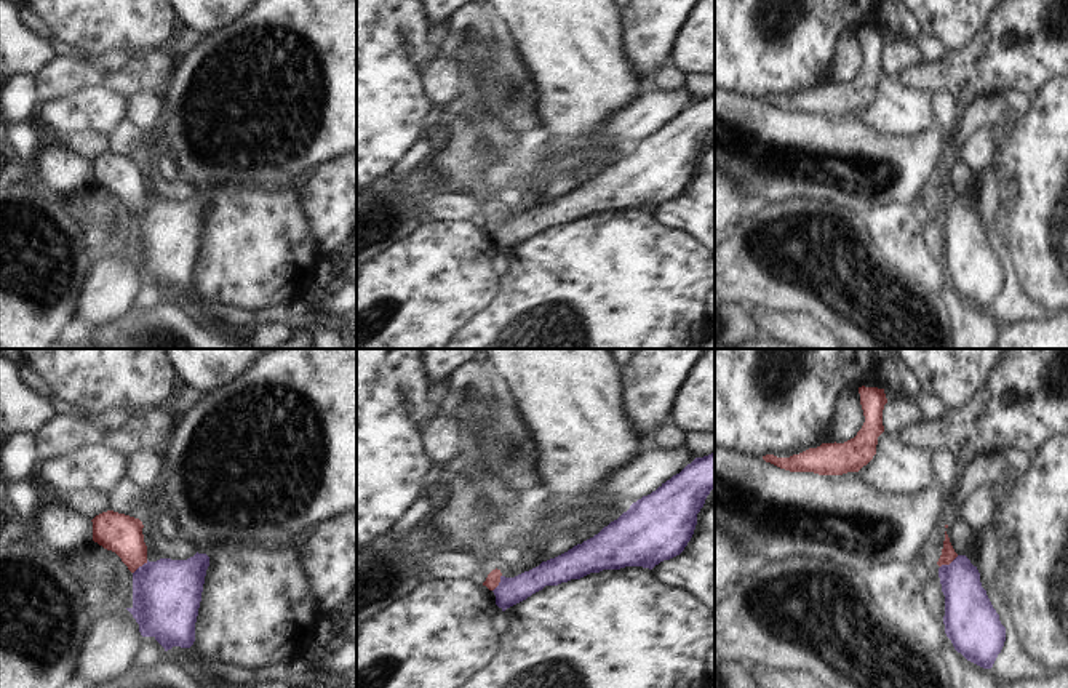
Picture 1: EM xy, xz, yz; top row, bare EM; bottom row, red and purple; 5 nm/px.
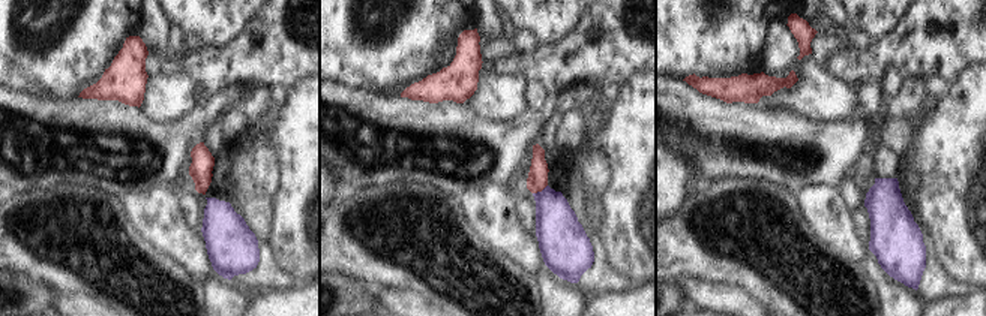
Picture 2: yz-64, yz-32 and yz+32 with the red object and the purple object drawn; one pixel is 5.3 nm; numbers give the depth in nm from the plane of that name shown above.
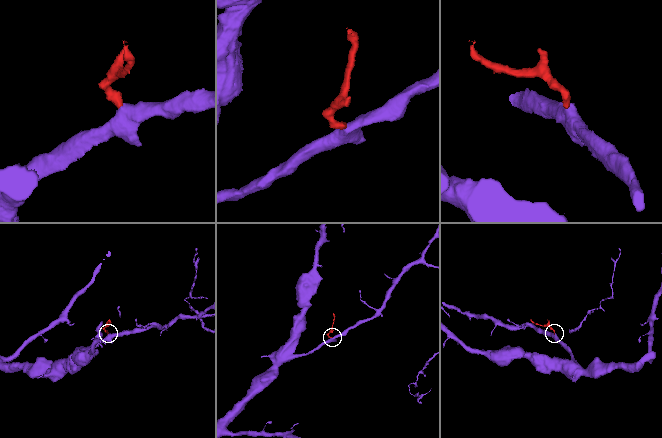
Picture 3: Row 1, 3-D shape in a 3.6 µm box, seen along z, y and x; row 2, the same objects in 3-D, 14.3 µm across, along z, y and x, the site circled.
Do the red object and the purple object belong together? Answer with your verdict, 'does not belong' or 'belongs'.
does not belong

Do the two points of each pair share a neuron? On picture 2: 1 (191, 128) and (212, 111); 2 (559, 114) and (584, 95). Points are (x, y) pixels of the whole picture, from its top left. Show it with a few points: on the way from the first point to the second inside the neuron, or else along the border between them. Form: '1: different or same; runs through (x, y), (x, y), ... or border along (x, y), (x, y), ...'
1: same; runs through (195, 123), (207, 114)
2: same; runs through (565, 108), (578, 96)

